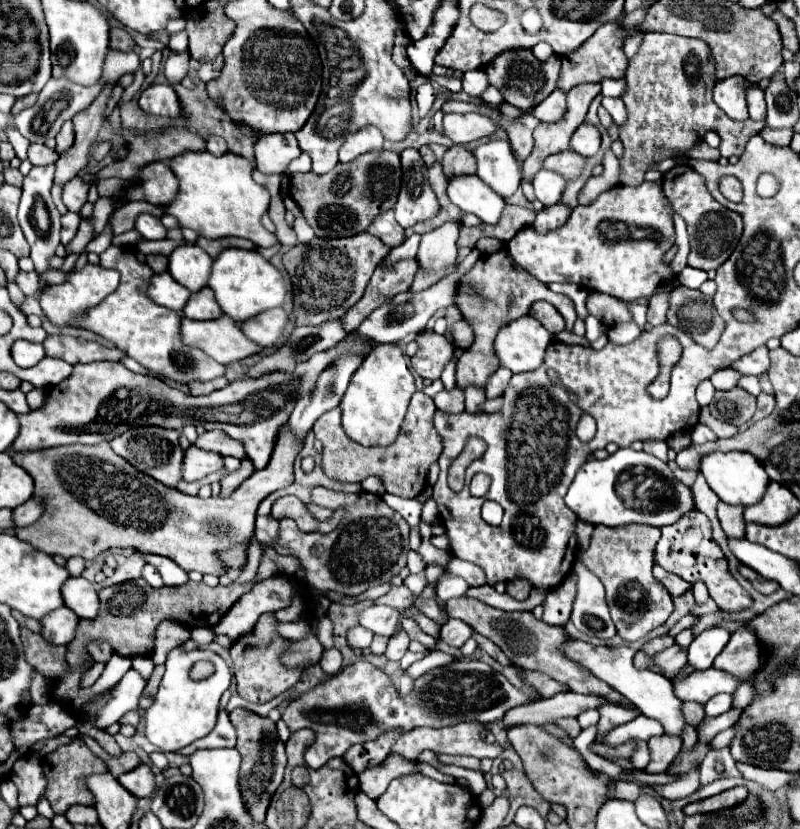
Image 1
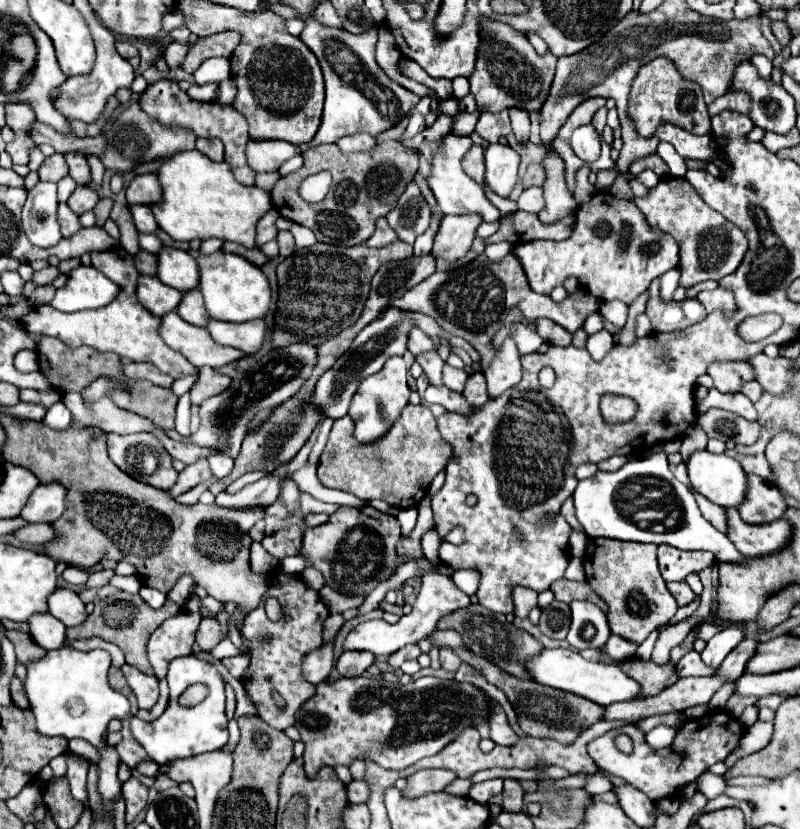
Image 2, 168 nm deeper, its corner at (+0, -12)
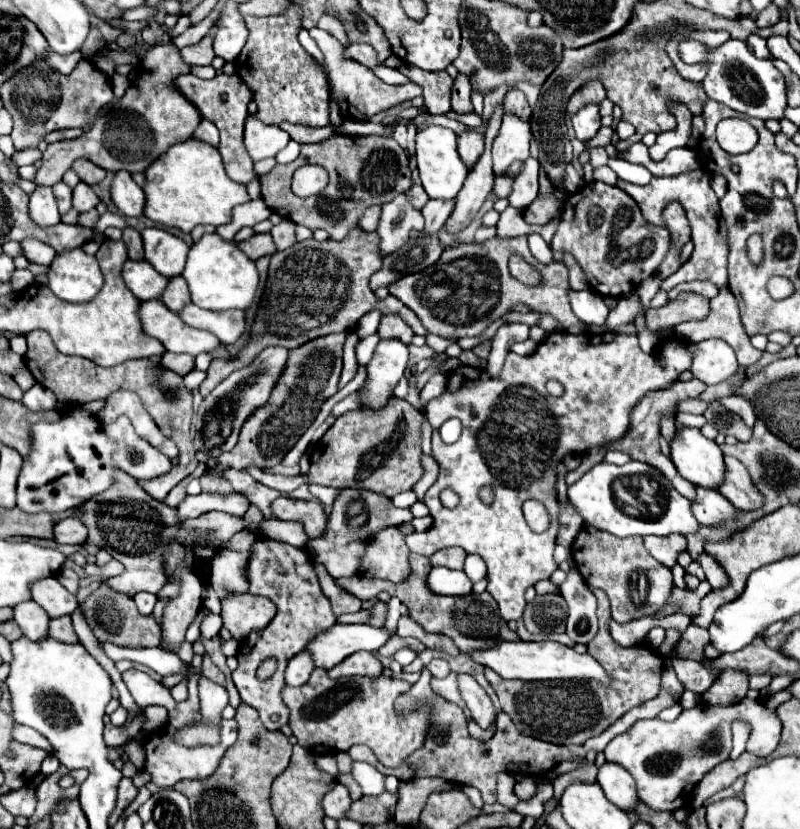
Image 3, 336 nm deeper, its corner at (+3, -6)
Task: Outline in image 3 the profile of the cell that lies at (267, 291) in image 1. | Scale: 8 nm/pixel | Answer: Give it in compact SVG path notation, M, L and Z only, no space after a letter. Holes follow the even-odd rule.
M203 234L203 238L191 246L187 264L181 276L187 280L191 302L207 310L249 308L259 282L255 262L249 260L233 242L223 240L219 234Z

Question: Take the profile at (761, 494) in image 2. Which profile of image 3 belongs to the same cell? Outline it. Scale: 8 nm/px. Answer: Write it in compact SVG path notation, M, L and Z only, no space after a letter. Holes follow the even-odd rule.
M725 456L725 478L719 486L719 494L723 494L737 510L757 510L763 504L761 494L753 482L749 482L749 472L737 458Z

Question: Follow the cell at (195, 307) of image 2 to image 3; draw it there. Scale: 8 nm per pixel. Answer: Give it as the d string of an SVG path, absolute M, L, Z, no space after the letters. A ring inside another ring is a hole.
M183 276L169 278L169 284L167 284L167 288L163 290L161 300L163 300L163 304L165 304L171 312L179 312L181 306L189 304L191 298L189 298L189 288L187 288L185 278L183 278Z

